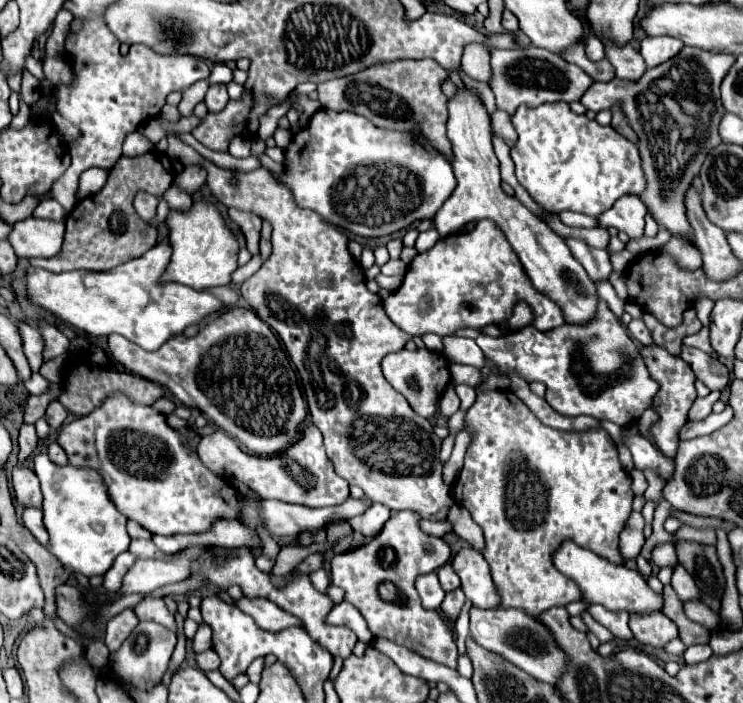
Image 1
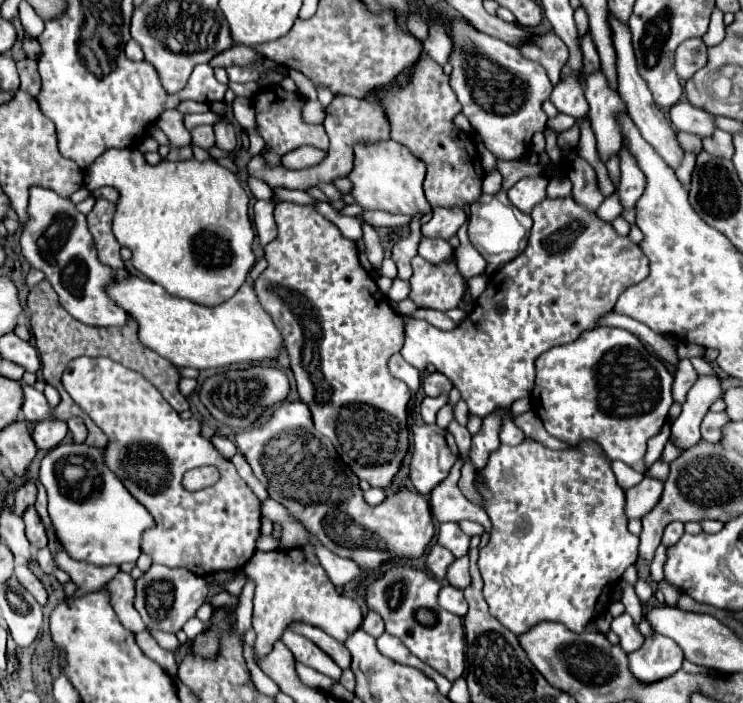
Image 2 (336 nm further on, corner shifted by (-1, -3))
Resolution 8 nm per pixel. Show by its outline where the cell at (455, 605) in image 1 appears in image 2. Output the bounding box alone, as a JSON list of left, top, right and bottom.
[446,556,470,588]

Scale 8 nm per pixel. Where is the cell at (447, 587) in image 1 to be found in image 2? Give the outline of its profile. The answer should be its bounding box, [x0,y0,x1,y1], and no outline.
[426,544,454,580]

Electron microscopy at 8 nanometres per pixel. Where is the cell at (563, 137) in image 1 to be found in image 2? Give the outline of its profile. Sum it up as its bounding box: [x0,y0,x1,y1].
[508,176,548,214]

